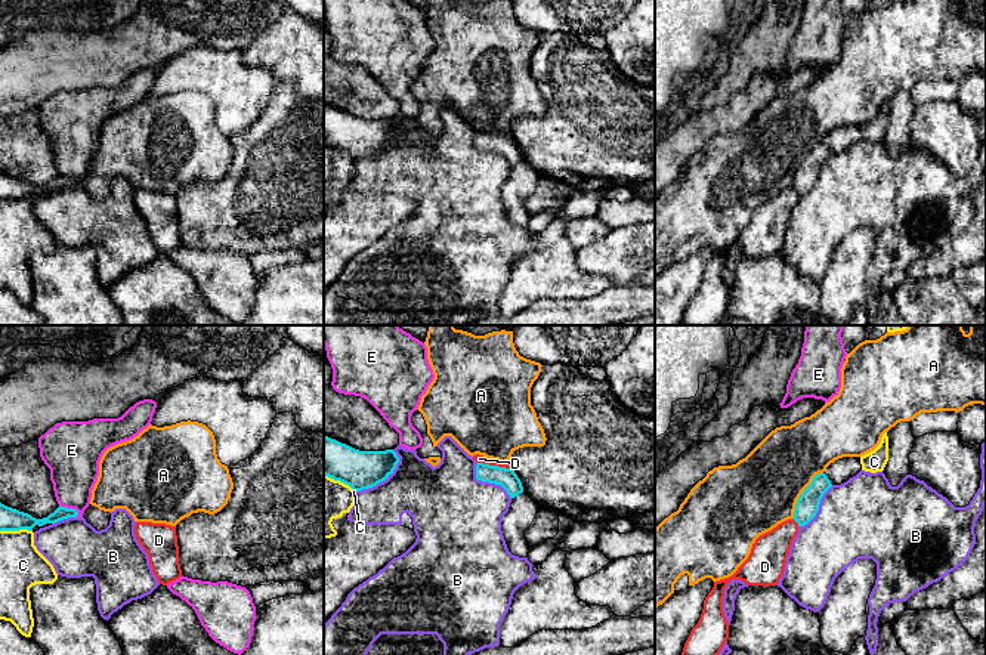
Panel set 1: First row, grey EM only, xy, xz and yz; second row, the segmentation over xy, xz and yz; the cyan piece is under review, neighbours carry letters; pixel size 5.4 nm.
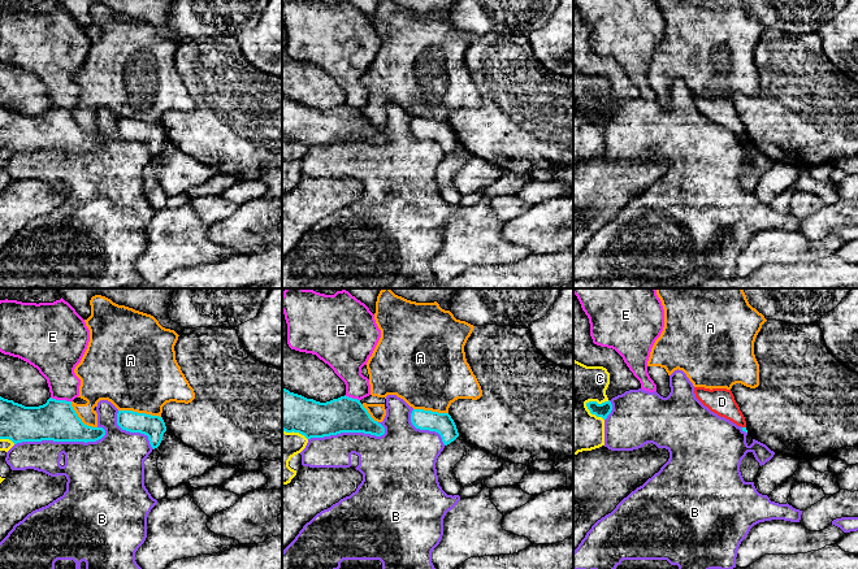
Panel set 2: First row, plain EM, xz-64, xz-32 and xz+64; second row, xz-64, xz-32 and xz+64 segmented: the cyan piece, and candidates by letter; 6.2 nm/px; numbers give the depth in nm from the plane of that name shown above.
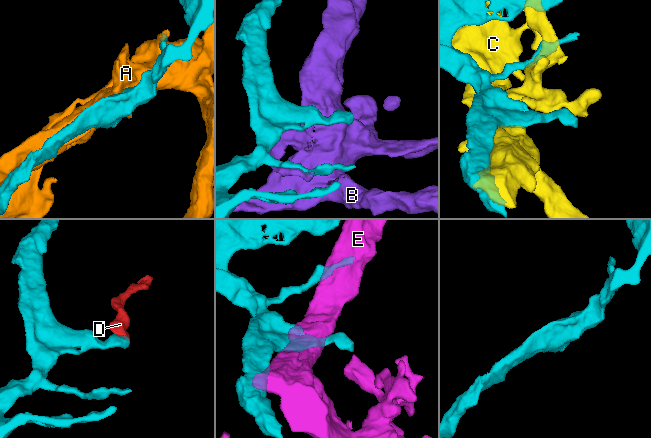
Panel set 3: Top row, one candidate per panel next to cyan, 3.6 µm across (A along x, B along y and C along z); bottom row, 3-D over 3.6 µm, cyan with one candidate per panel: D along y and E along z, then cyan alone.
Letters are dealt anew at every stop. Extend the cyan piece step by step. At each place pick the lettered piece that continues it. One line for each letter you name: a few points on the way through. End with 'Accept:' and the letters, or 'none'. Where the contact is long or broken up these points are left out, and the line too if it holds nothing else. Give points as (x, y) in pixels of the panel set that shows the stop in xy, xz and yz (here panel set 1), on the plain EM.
Accept: none

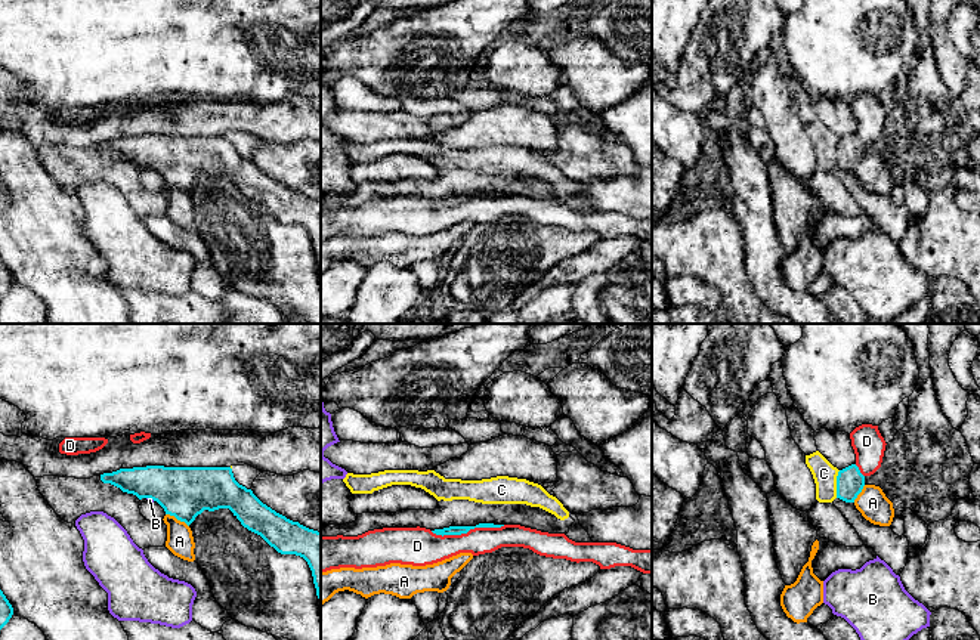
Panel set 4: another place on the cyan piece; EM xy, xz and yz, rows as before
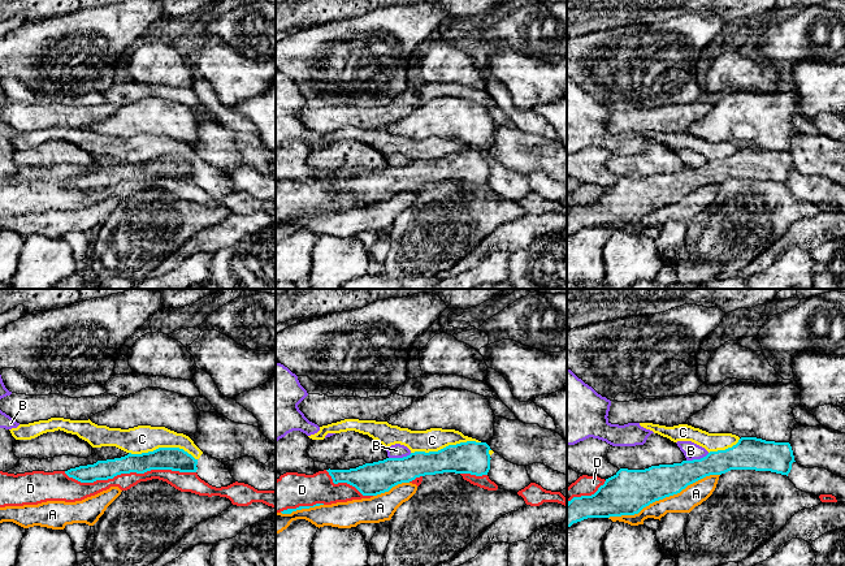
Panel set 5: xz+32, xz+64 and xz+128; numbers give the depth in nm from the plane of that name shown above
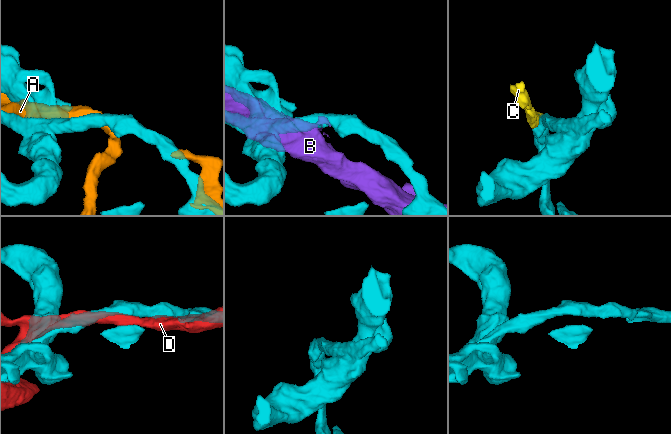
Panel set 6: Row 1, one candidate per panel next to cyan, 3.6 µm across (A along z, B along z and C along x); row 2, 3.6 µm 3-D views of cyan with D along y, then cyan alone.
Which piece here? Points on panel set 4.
Accept: none

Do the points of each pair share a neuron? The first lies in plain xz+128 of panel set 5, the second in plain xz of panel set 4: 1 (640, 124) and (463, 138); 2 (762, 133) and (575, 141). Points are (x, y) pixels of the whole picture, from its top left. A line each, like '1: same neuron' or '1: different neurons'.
1: different neurons
2: different neurons

